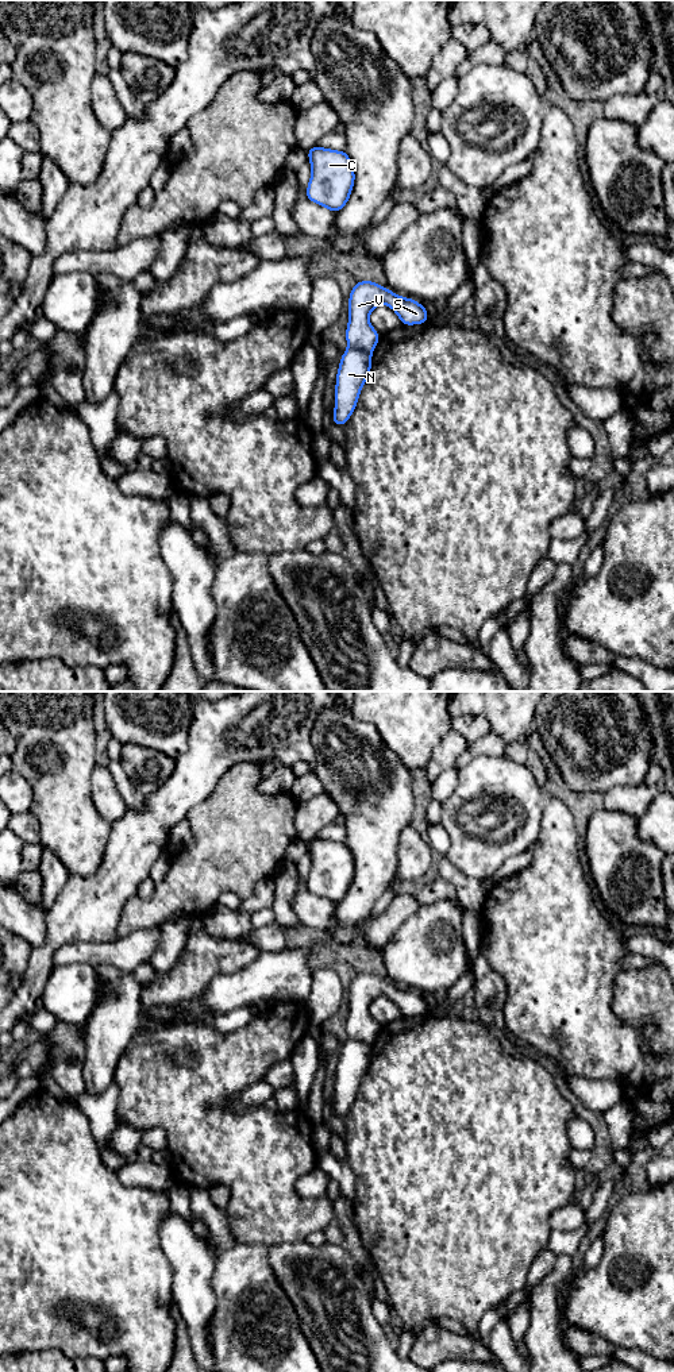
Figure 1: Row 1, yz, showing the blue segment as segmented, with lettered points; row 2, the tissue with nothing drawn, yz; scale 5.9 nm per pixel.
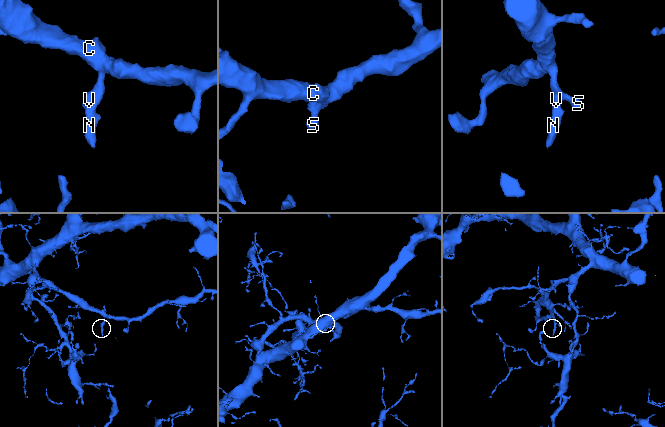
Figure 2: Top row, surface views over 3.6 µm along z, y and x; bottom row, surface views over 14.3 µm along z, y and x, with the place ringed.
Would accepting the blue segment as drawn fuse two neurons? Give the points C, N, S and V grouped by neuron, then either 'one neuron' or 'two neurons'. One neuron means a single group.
C S V / N; two neurons

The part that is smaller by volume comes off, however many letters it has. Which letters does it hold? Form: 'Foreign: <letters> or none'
Foreign: N

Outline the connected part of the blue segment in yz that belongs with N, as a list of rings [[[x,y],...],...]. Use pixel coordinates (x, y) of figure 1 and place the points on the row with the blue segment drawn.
[[[348,347],[342,358],[336,374],[335,409],[332,423],[343,427],[353,415],[361,389],[371,370],[371,352]]]

